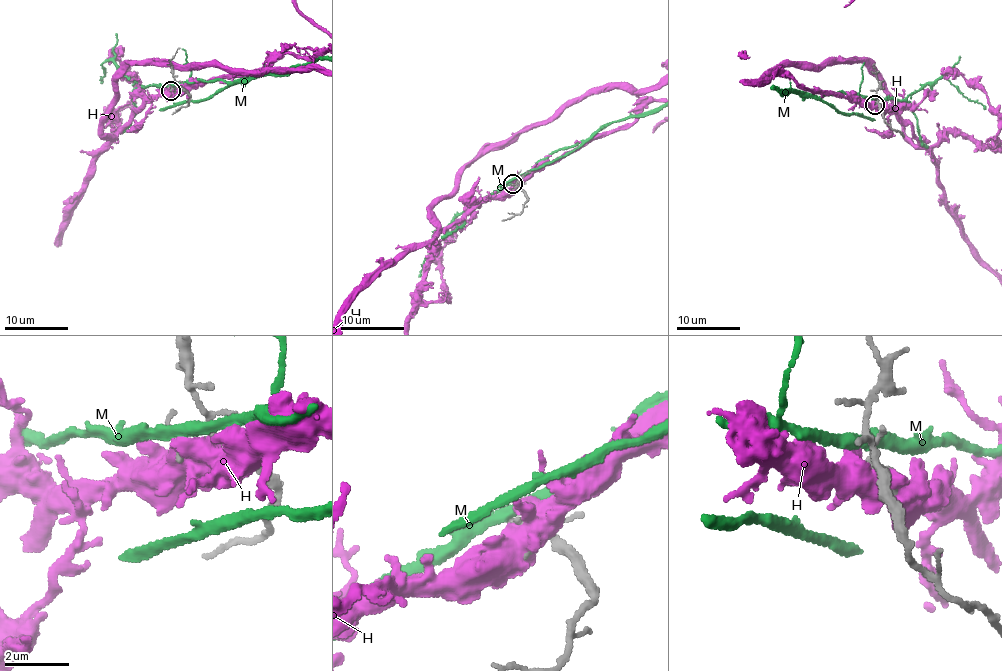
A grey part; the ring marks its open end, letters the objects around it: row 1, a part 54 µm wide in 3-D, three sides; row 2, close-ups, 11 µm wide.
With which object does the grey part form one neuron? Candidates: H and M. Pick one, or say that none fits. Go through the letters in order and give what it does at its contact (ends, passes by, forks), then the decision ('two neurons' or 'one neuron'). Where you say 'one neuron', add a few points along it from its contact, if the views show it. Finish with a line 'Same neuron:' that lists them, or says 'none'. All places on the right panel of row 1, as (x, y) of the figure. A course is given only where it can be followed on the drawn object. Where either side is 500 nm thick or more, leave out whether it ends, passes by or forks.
H: two neurons
M: it passes by; two neurons
Same neuron: none

